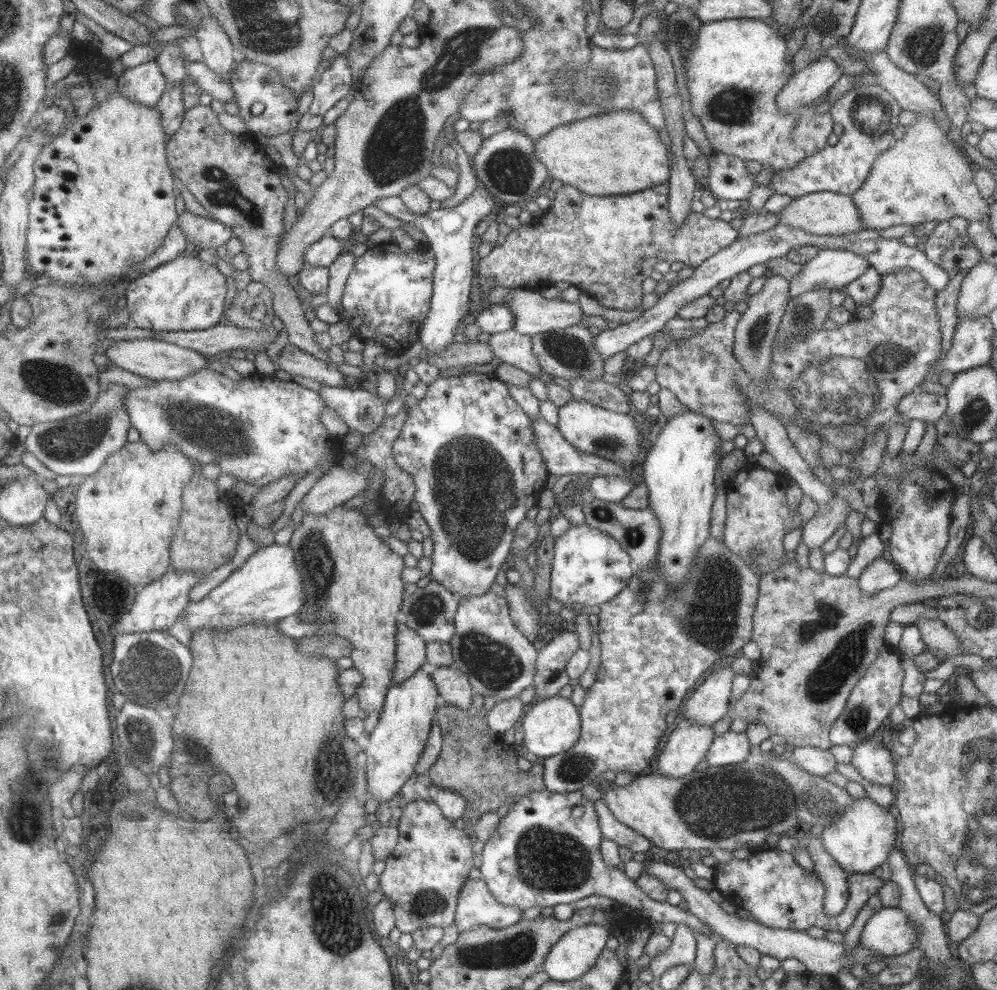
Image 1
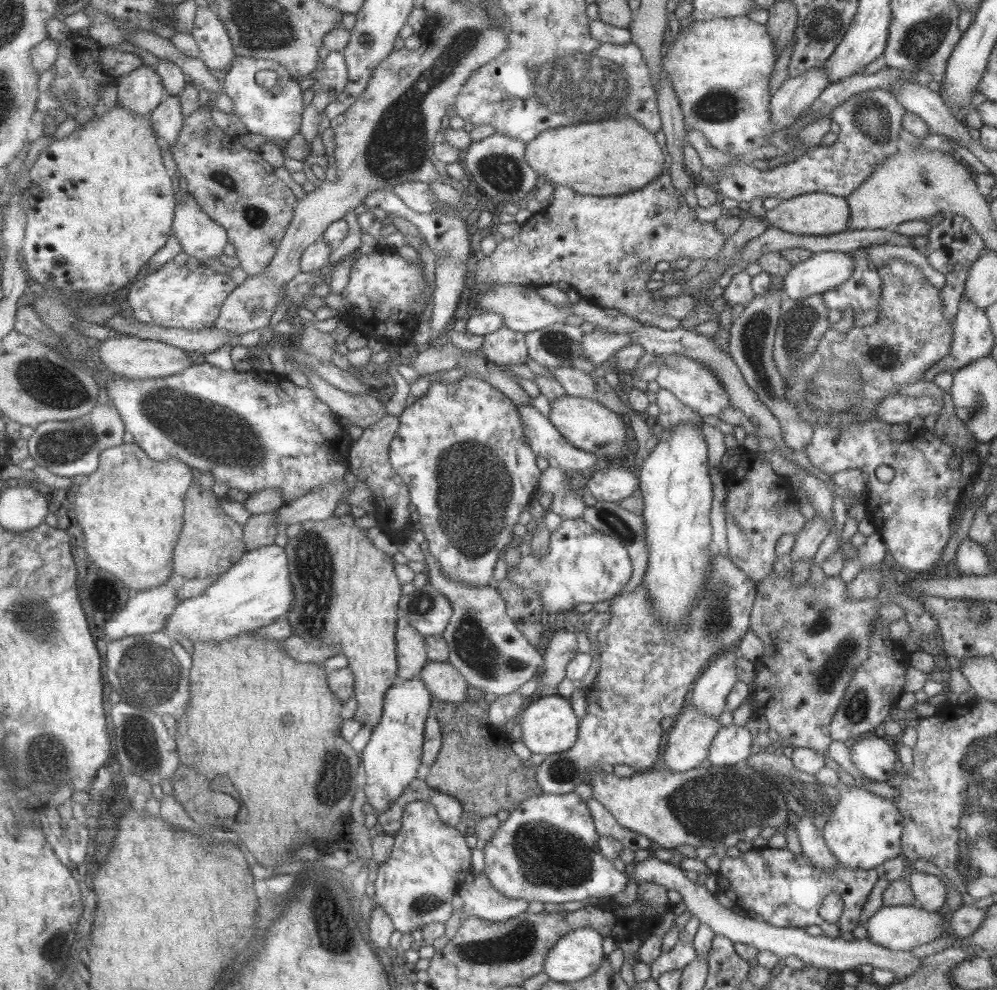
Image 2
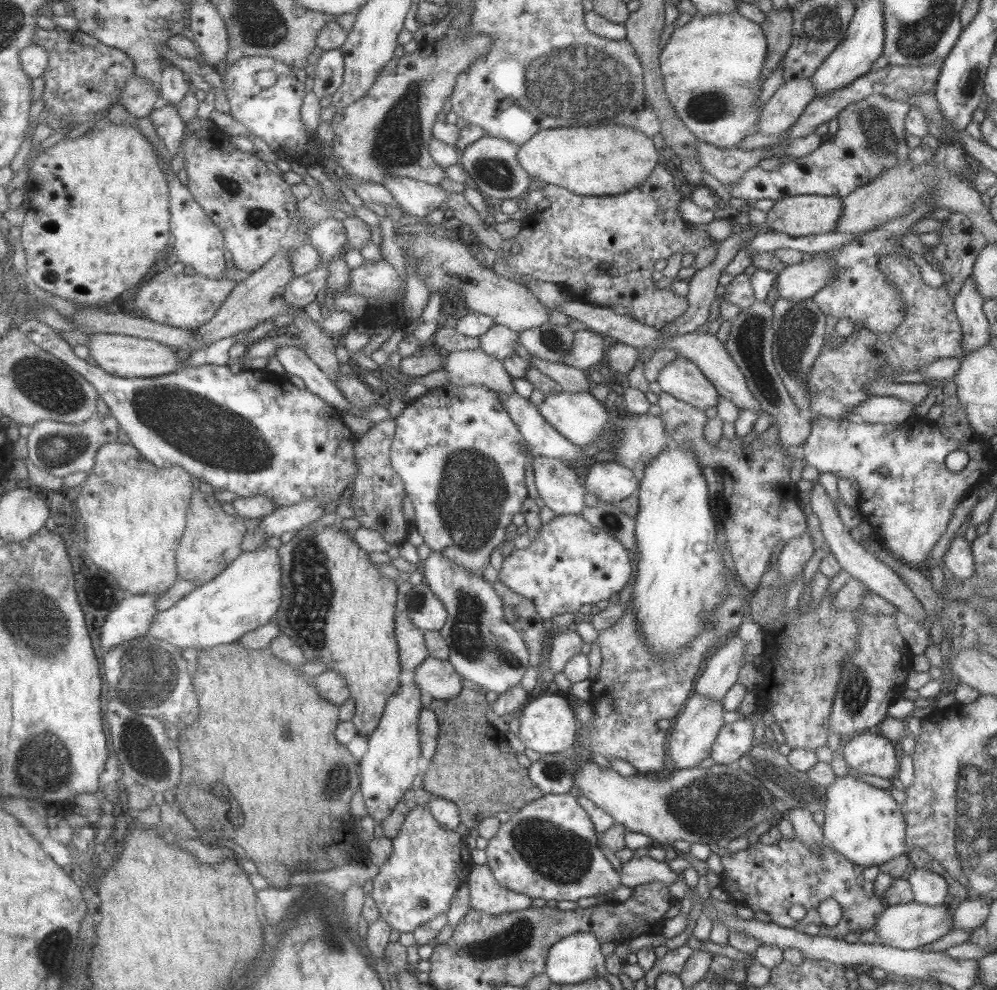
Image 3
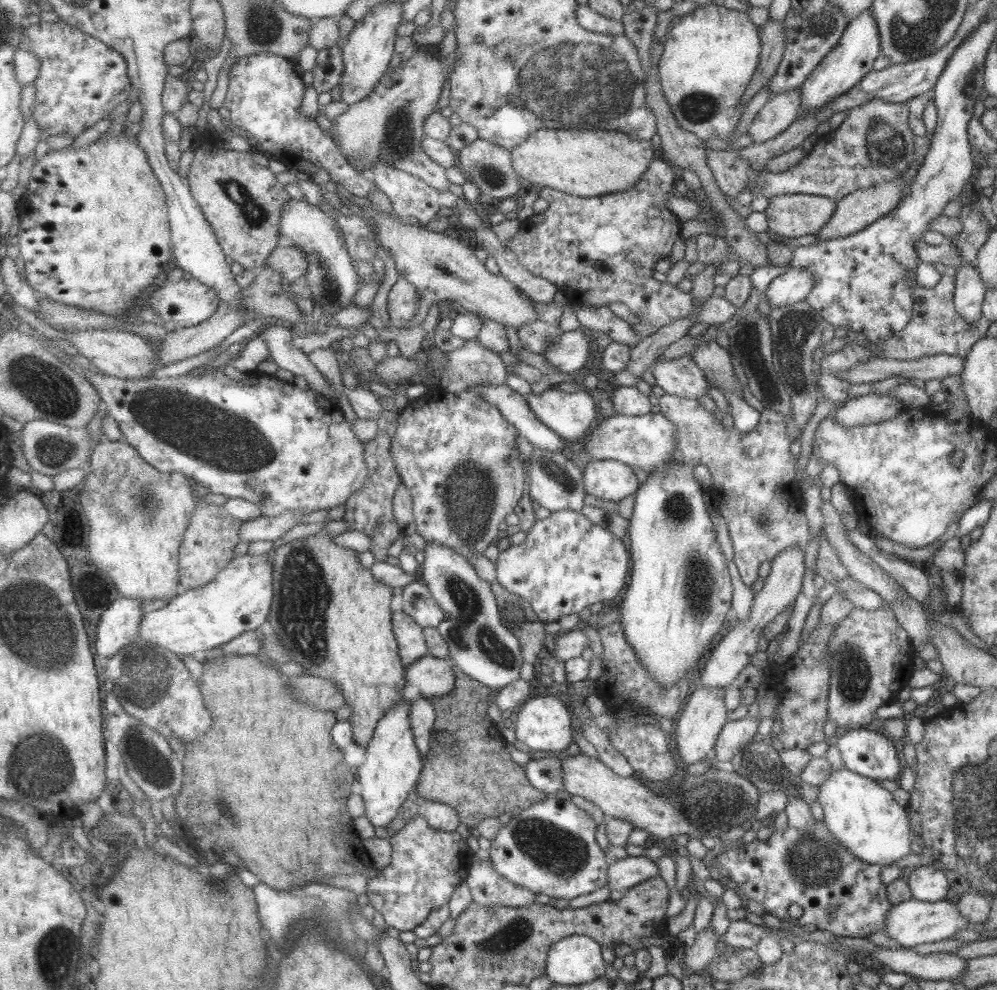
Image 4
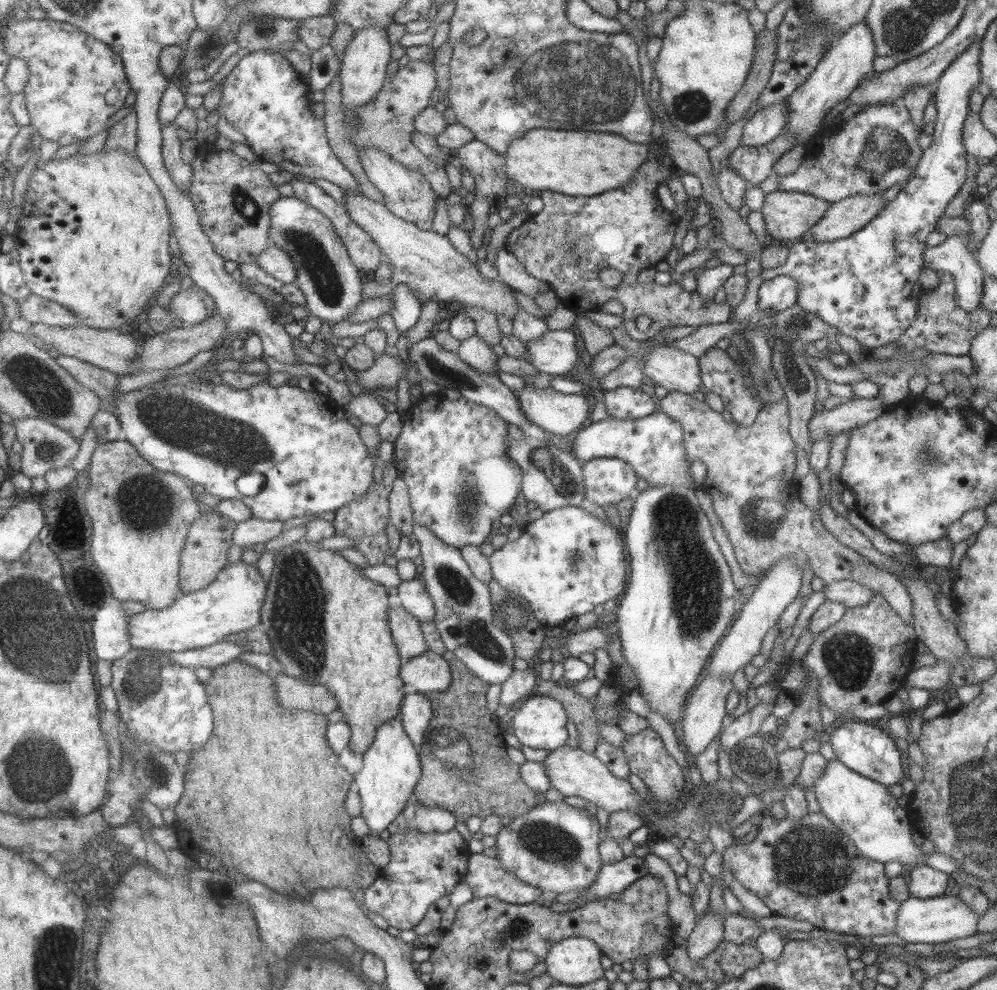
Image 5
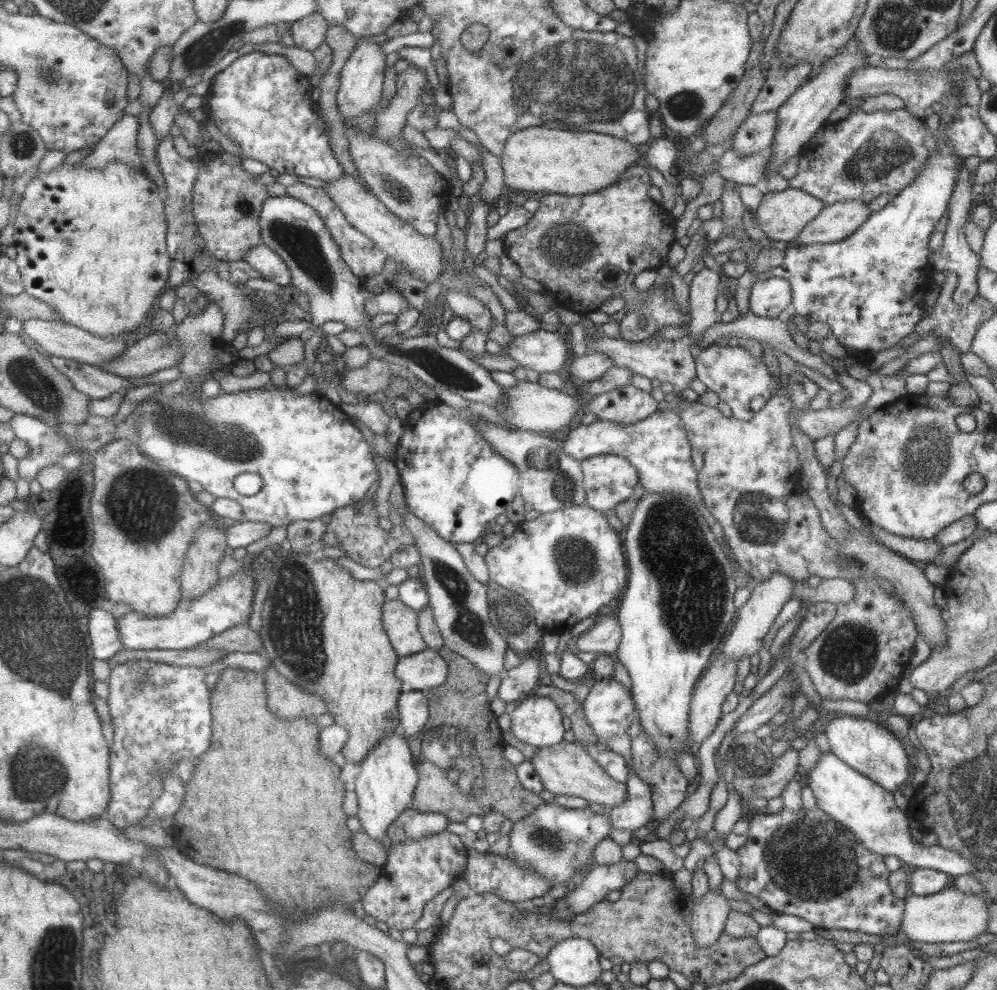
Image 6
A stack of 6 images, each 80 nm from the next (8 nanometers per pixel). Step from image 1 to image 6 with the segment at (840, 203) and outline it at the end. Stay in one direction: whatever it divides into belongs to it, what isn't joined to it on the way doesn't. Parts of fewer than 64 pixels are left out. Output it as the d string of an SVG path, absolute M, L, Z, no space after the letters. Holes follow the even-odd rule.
M797 190L764 191L755 212L756 226L773 244L784 246L824 208L823 202Z

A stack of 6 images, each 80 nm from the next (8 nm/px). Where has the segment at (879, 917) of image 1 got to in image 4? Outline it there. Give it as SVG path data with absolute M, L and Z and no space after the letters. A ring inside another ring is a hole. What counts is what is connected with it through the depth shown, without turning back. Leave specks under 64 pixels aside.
M949 896L935 902L925 902L913 898L893 905L886 918L884 934L896 940L902 947L912 948L916 944L937 942L952 938L959 930L968 927L970 922L962 917L954 898Z

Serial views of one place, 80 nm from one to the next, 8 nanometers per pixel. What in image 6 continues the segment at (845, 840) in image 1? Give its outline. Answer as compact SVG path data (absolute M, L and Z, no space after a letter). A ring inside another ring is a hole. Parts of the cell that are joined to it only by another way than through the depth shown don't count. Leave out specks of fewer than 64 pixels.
M831 752L822 753L819 760L812 764L809 772L801 779L812 790L815 806L849 829L865 849L882 857L887 855L897 857L901 862L915 866L916 869L938 870L952 878L977 869L979 861L977 858L972 862L957 851L947 850L939 844L924 847L914 841L908 831L910 828L907 825L905 811L897 808L892 793L847 766Z

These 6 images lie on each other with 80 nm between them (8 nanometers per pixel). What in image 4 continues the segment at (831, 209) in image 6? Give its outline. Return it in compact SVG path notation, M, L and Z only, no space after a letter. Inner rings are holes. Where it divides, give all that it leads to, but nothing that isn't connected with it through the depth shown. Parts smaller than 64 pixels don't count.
M897 175L895 179L887 183L876 185L868 190L857 190L847 194L847 196L836 202L833 216L829 217L828 221L813 235L822 238L822 240L827 240L835 237L844 237L863 230L874 220L891 214L893 208L897 208L897 204L901 202L903 194L907 194L907 190L909 190L911 184L913 184L912 181L903 183L901 175Z

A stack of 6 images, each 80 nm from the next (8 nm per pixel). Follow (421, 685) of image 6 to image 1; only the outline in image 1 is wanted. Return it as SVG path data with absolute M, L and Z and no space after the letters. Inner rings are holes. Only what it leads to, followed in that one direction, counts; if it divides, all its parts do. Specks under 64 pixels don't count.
M450 666L429 668L429 679L435 685L439 696L453 705L466 709L472 701L473 694L465 674Z

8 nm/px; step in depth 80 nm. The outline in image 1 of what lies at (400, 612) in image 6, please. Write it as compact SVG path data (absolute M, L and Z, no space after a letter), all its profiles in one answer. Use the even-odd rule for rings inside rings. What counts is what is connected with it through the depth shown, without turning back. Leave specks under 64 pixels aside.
M399 618L395 634L395 667L391 679L399 684L413 673L423 669L426 659L426 643Z

